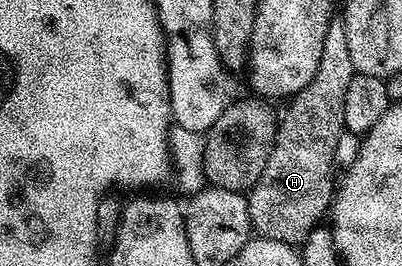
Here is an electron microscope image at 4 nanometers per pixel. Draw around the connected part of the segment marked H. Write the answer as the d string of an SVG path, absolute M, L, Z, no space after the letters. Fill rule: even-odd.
M344 18L329 21L327 37L323 37L323 57L315 77L297 95L292 96L289 108L277 125L277 141L267 157L267 165L259 181L248 192L249 216L253 231L262 239L300 245L313 228L326 218L335 198L333 158L337 142L346 130L344 98L347 85L354 75L351 49L347 49L347 29Z

